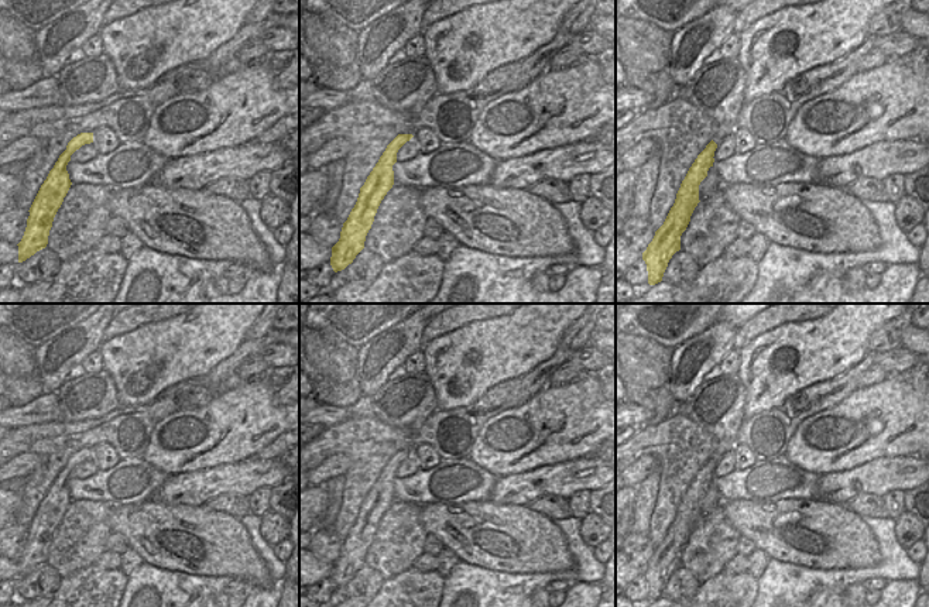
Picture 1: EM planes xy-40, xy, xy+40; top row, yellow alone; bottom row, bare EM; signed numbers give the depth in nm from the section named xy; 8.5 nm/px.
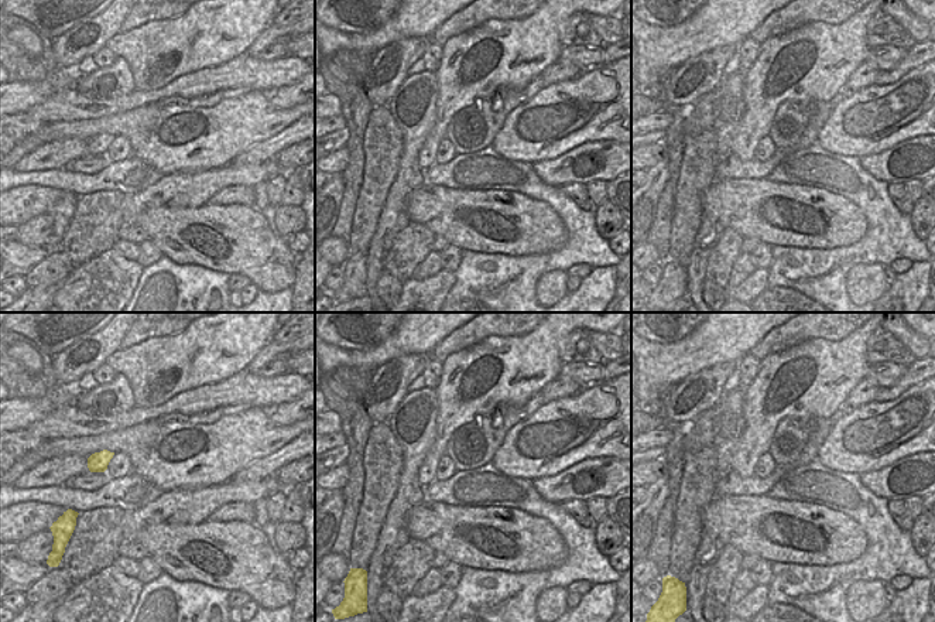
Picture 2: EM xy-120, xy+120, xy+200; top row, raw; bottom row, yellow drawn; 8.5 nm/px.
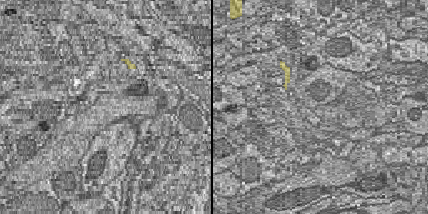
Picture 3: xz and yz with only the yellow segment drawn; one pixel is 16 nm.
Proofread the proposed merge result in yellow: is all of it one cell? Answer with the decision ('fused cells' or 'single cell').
single cell

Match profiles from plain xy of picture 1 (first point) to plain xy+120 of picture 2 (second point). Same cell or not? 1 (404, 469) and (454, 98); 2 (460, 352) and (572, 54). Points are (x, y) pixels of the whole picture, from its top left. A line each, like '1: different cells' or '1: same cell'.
1: same cell
2: different cells

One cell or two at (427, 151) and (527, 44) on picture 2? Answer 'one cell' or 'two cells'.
one cell

